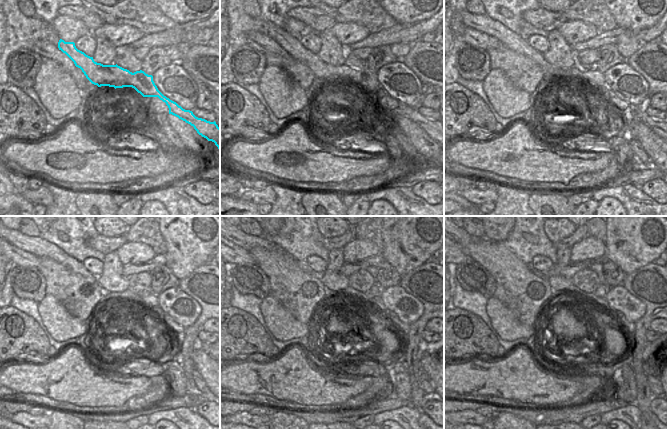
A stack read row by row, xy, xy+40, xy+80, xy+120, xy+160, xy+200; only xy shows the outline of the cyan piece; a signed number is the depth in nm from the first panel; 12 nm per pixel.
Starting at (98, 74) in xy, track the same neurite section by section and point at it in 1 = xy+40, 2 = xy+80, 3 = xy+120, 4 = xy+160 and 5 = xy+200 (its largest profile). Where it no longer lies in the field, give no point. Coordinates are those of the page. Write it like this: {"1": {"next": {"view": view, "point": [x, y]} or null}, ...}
{"1": {"next": {"view": "xy+40", "point": [364, 78]}}, "2": {"next": {"view": "xy+80", "point": [481, 22]}}, "3": {"next": {"view": "xy+120", "point": [39, 247]}}, "4": {"next": {"view": "xy+160", "point": [247, 242]}}, "5": {"next": {"view": "xy+200", "point": [464, 238]}}}

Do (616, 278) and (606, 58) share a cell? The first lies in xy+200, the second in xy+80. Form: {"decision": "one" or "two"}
{"decision": "one"}

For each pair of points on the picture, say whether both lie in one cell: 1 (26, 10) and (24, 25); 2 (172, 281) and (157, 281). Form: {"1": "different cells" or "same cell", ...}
{"1": "different cells", "2": "same cell"}

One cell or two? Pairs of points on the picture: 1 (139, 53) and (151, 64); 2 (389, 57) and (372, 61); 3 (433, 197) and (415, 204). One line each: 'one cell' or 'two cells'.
1: two cells
2: one cell
3: two cells

